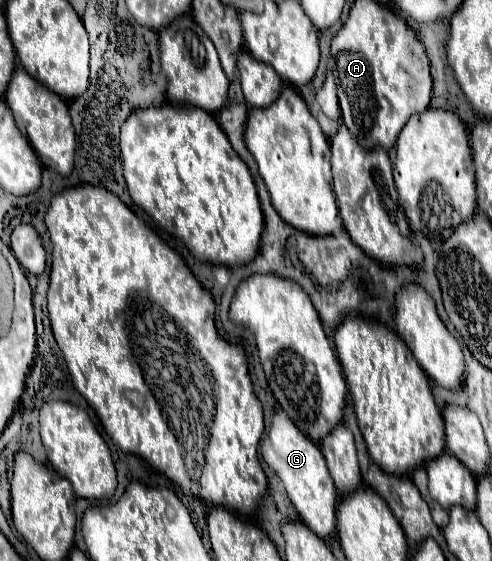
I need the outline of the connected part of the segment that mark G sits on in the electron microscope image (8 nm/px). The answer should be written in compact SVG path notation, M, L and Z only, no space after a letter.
M278 408L272 416L272 426L268 432L268 440L260 442L262 460L272 468L272 472L280 478L288 498L296 506L300 520L314 530L320 538L326 538L336 528L336 488L330 480L330 472L326 468L326 460L320 448L298 430L292 418Z

